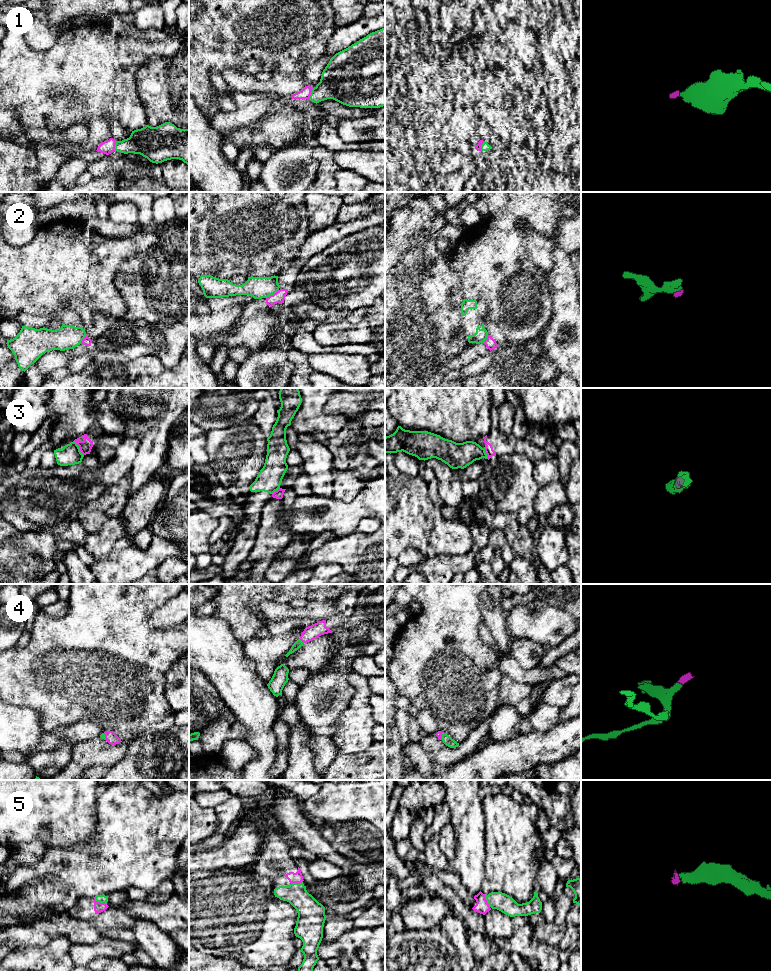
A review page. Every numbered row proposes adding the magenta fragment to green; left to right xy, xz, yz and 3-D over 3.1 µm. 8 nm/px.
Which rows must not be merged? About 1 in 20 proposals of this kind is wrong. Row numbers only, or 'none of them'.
2, 3

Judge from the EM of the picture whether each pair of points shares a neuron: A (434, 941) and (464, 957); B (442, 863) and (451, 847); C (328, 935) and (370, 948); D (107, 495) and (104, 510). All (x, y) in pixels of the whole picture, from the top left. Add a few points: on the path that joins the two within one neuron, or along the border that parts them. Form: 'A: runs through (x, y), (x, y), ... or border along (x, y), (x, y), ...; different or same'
A: border along (444, 933), (452, 943), (459, 960); different
B: border along (437, 834), (439, 849), (449, 861); different
C: border along (353, 927), (331, 941), (325, 941), (322, 938); different
D: runs through (107, 499), (106, 506); same

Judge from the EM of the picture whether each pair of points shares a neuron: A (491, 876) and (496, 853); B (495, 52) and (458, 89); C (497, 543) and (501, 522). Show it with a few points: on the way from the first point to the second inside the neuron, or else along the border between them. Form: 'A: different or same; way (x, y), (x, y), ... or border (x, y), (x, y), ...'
A: same; way (496, 870), (496, 859)
B: same; way (486, 62), (468, 82)
C: different; border (493, 528), (501, 528), (503, 530), (513, 549)

